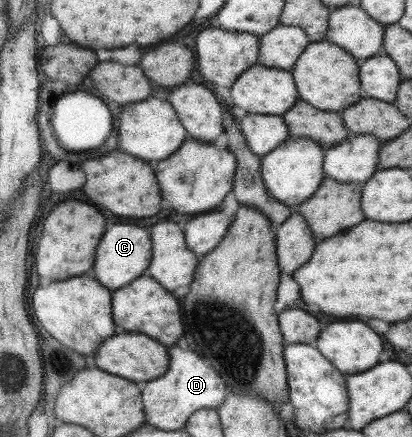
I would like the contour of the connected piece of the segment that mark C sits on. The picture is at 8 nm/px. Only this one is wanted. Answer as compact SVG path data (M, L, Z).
M114 224L100 238L98 248L96 248L94 266L86 274L96 278L108 290L118 290L118 288L130 284L134 278L138 278L144 272L144 268L151 260L150 246L150 236L144 228L132 226L132 224Z

